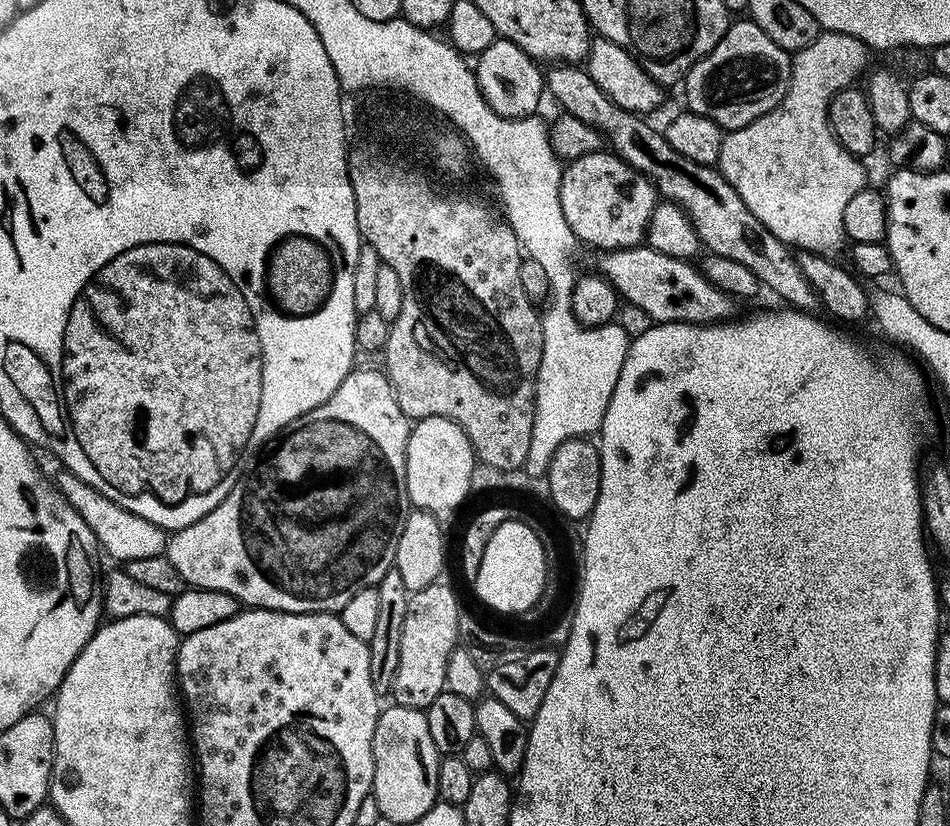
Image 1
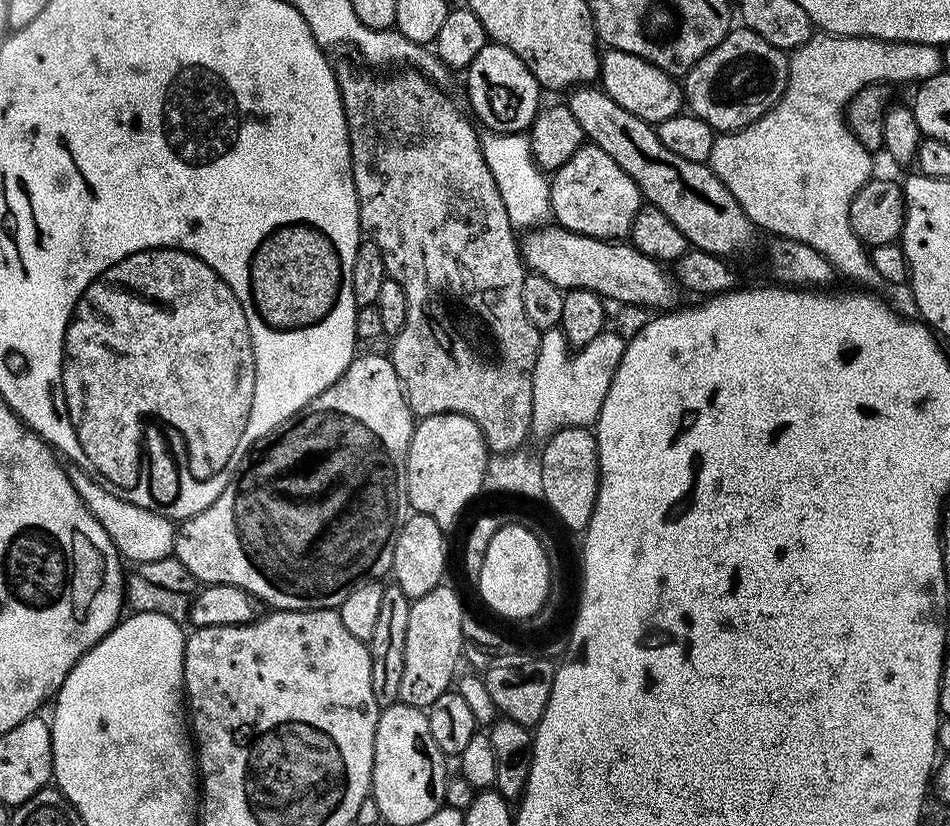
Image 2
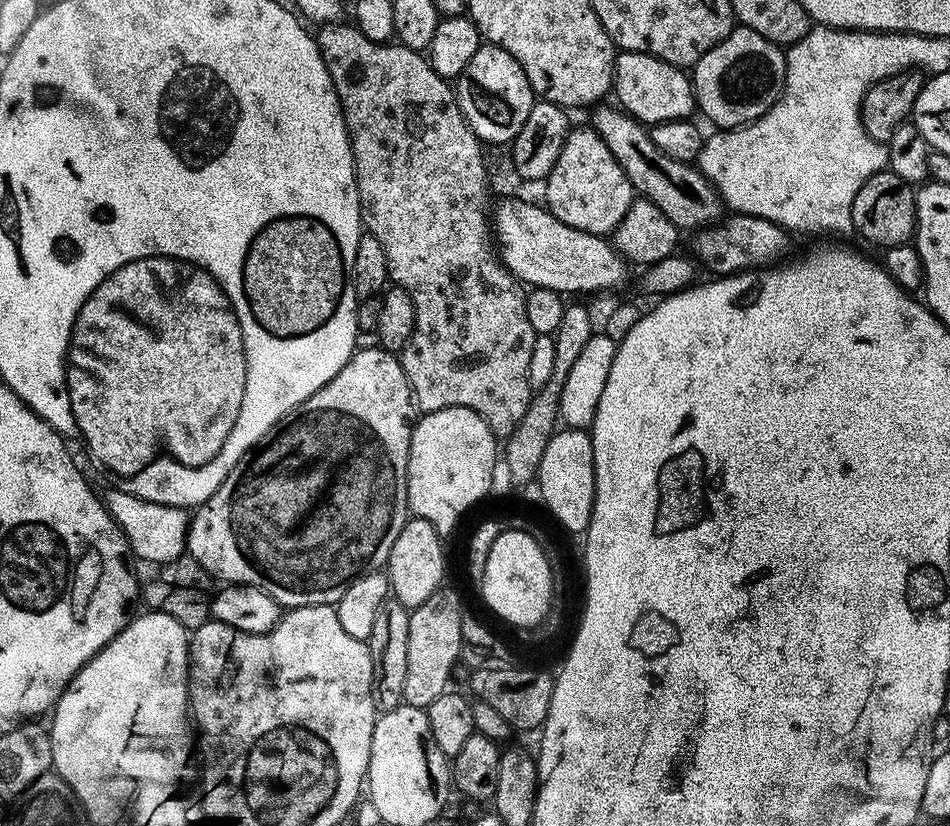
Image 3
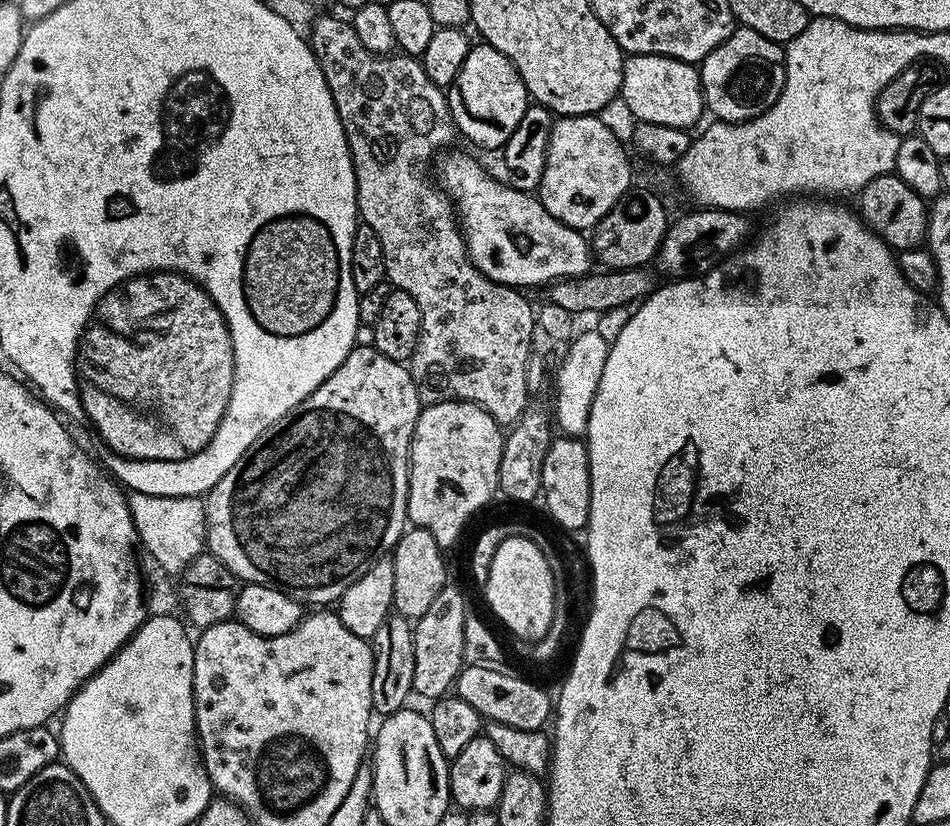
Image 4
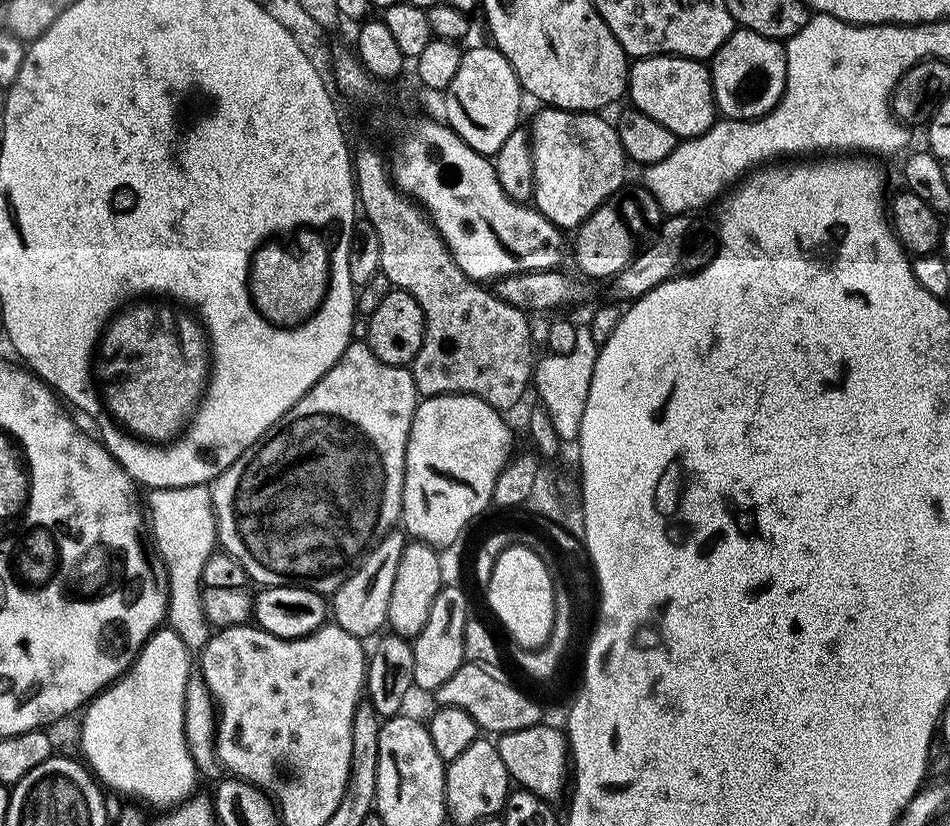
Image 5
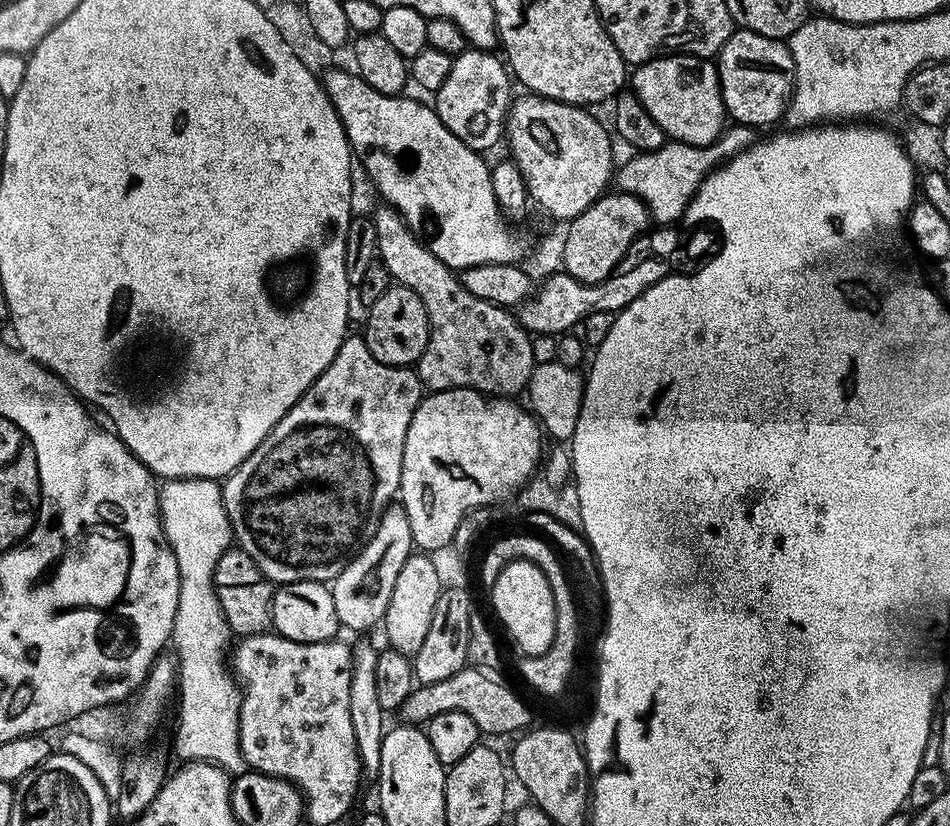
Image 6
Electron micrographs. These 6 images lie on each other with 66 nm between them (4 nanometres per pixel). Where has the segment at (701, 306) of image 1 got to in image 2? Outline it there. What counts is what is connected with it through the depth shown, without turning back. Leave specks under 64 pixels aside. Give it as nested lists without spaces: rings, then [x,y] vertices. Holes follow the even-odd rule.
[[[544,226],[539,230],[529,231],[525,235],[529,236],[523,237],[522,255],[525,265],[531,271],[532,268],[536,271],[533,273],[548,279],[561,290],[582,288],[597,292],[598,295],[604,297],[605,301],[612,302],[612,300],[617,300],[616,304],[620,306],[624,304],[639,304],[647,310],[672,310],[681,303],[680,294],[682,294],[682,287],[679,281],[676,280],[675,275],[669,269],[667,272],[664,269],[667,267],[661,261],[642,254],[642,250],[638,250],[631,242],[599,240],[593,236],[571,232],[559,226],[548,227]]]

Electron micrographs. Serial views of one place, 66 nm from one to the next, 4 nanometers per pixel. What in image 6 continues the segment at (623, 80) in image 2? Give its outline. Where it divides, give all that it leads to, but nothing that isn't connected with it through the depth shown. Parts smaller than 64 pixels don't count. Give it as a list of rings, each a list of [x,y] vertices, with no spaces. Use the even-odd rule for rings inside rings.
[[[665,54],[648,60],[631,73],[630,88],[646,106],[646,114],[658,122],[665,137],[703,148],[716,143],[725,131],[726,113],[720,89],[720,70],[696,54]]]

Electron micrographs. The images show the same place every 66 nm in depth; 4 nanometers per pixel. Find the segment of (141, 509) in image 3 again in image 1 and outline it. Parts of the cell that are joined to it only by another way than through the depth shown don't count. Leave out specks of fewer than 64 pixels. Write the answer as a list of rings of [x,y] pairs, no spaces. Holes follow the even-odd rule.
[[[60,470],[54,476],[54,483],[60,489],[60,493],[68,499],[70,506],[82,514],[86,526],[96,535],[96,543],[101,549],[104,548],[116,560],[127,562],[134,558],[150,558],[161,555],[166,548],[165,529],[159,528],[154,522],[147,521],[146,518],[110,502],[98,490],[94,490],[82,478],[78,478],[67,470]]]

